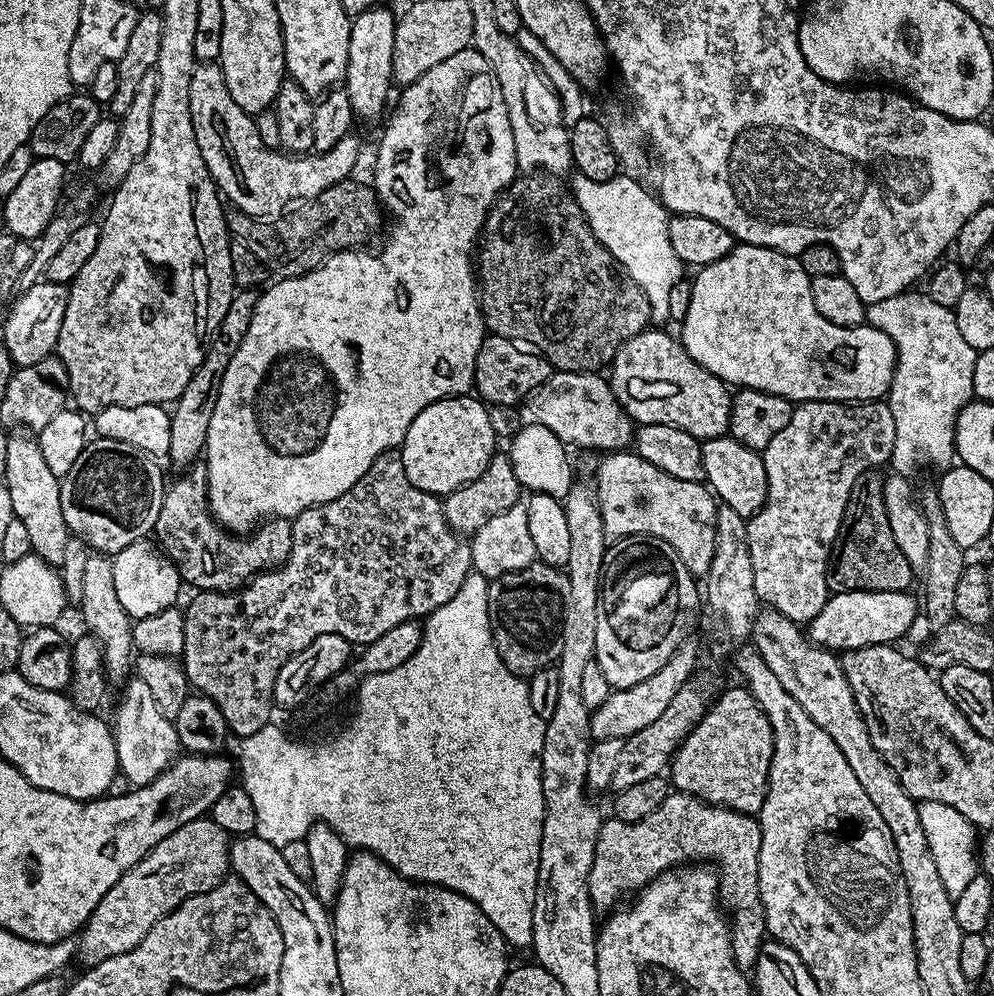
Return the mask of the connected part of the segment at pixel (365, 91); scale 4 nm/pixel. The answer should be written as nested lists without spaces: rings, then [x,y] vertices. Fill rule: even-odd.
[[[387,6],[371,8],[352,20],[350,30],[350,54],[342,87],[348,93],[353,113],[364,120],[376,120],[385,115],[389,107],[388,95],[394,89],[392,67],[394,66],[394,34],[397,17]]]

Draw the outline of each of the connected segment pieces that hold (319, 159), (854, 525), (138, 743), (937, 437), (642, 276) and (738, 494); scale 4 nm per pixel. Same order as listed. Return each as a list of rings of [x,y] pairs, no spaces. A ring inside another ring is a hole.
[[[216,62],[197,63],[190,78],[190,114],[198,150],[202,150],[202,158],[216,181],[217,189],[223,193],[229,205],[232,203],[233,209],[245,212],[247,216],[275,218],[297,202],[310,201],[322,194],[322,190],[349,179],[360,160],[360,140],[356,134],[342,138],[342,142],[338,142],[338,146],[330,146],[330,150],[315,154],[285,154],[275,148],[267,148],[262,138],[258,138],[255,119],[243,112],[234,98],[230,98],[224,75]]]
[[[868,468],[858,474],[858,482],[854,482],[854,490],[850,490],[828,562],[828,583],[833,589],[845,592],[906,592],[913,587],[914,573],[910,562],[906,562],[906,554],[898,550],[890,522],[886,522],[884,477],[885,473],[880,468]]]
[[[132,678],[123,688],[120,705],[116,708],[116,724],[114,720],[116,753],[120,763],[118,772],[121,777],[125,776],[129,780],[129,785],[141,788],[154,782],[158,774],[162,774],[172,765],[172,761],[181,751],[180,739],[175,723],[167,720],[162,710],[158,710],[158,702],[154,702],[146,682]]]
[[[916,290],[867,305],[866,322],[882,330],[896,347],[896,369],[886,402],[896,431],[890,468],[897,476],[911,477],[923,464],[943,469],[957,455],[956,415],[974,396],[972,383],[977,351],[973,341],[964,337],[956,315],[953,309],[938,306],[938,302],[922,296],[920,300]]]
[[[579,174],[573,175],[570,188],[576,203],[584,212],[590,230],[610,250],[610,254],[628,276],[646,294],[646,302],[650,302],[653,321],[668,320],[670,314],[670,290],[685,275],[685,265],[681,264],[678,254],[674,254],[674,246],[670,246],[670,230],[668,221],[670,213],[651,191],[643,188],[637,177],[617,174],[606,182],[594,182]]]
[[[730,434],[705,440],[700,445],[704,466],[704,480],[721,505],[745,518],[758,514],[768,501],[768,475],[761,453],[738,442]]]

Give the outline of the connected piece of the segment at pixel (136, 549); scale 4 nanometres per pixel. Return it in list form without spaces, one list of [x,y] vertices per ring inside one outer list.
[[[151,539],[130,542],[126,550],[111,557],[111,562],[118,602],[122,602],[122,610],[126,610],[133,621],[150,618],[150,614],[158,614],[158,610],[166,610],[177,603],[176,599],[180,596],[180,588],[182,589],[180,571]]]

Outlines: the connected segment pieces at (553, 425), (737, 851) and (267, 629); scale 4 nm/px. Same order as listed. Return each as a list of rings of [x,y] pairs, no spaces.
[[[553,371],[544,385],[537,388],[526,401],[526,408],[532,411],[531,419],[546,426],[546,430],[554,430],[554,434],[558,434],[558,438],[566,446],[577,444],[580,448],[601,448],[601,453],[604,454],[627,449],[634,440],[634,422],[624,411],[620,399],[612,393],[611,383],[602,377],[595,372]]]
[[[672,790],[666,802],[662,802],[654,814],[642,818],[642,822],[609,818],[601,823],[594,850],[594,866],[590,866],[588,893],[593,909],[608,914],[621,903],[619,900],[627,892],[635,893],[651,880],[658,879],[663,872],[689,862],[711,862],[718,869],[718,899],[730,913],[732,957],[736,965],[748,974],[755,969],[768,930],[758,882],[761,850],[762,830],[755,815],[708,804],[696,796]]]
[[[385,454],[374,462],[374,466],[370,466],[370,470],[366,470],[366,474],[362,474],[362,478],[358,478],[358,482],[354,486],[350,486],[350,490],[346,490],[346,494],[342,494],[342,498],[307,508],[294,517],[292,520],[292,549],[285,564],[252,577],[243,588],[237,588],[230,592],[200,590],[195,593],[196,597],[189,602],[188,608],[183,609],[184,650],[182,663],[184,673],[189,685],[199,695],[209,696],[214,702],[214,706],[218,706],[218,710],[222,710],[222,718],[226,718],[228,731],[233,737],[249,736],[254,734],[254,730],[262,730],[262,726],[266,726],[273,719],[272,691],[274,682],[278,678],[278,670],[282,670],[284,663],[295,652],[300,652],[306,646],[310,646],[310,642],[314,642],[314,638],[318,638],[322,634],[345,636],[353,646],[363,646],[374,642],[374,638],[386,634],[386,630],[391,630],[393,626],[398,626],[413,618],[426,618],[434,610],[438,610],[438,606],[450,602],[450,598],[454,598],[454,594],[458,594],[462,582],[466,582],[468,573],[471,571],[473,571],[471,543],[465,537],[457,536],[446,522],[441,497],[435,496],[433,492],[418,490],[418,486],[414,486],[410,482],[410,478],[406,478],[406,470],[402,466],[399,455]]]

